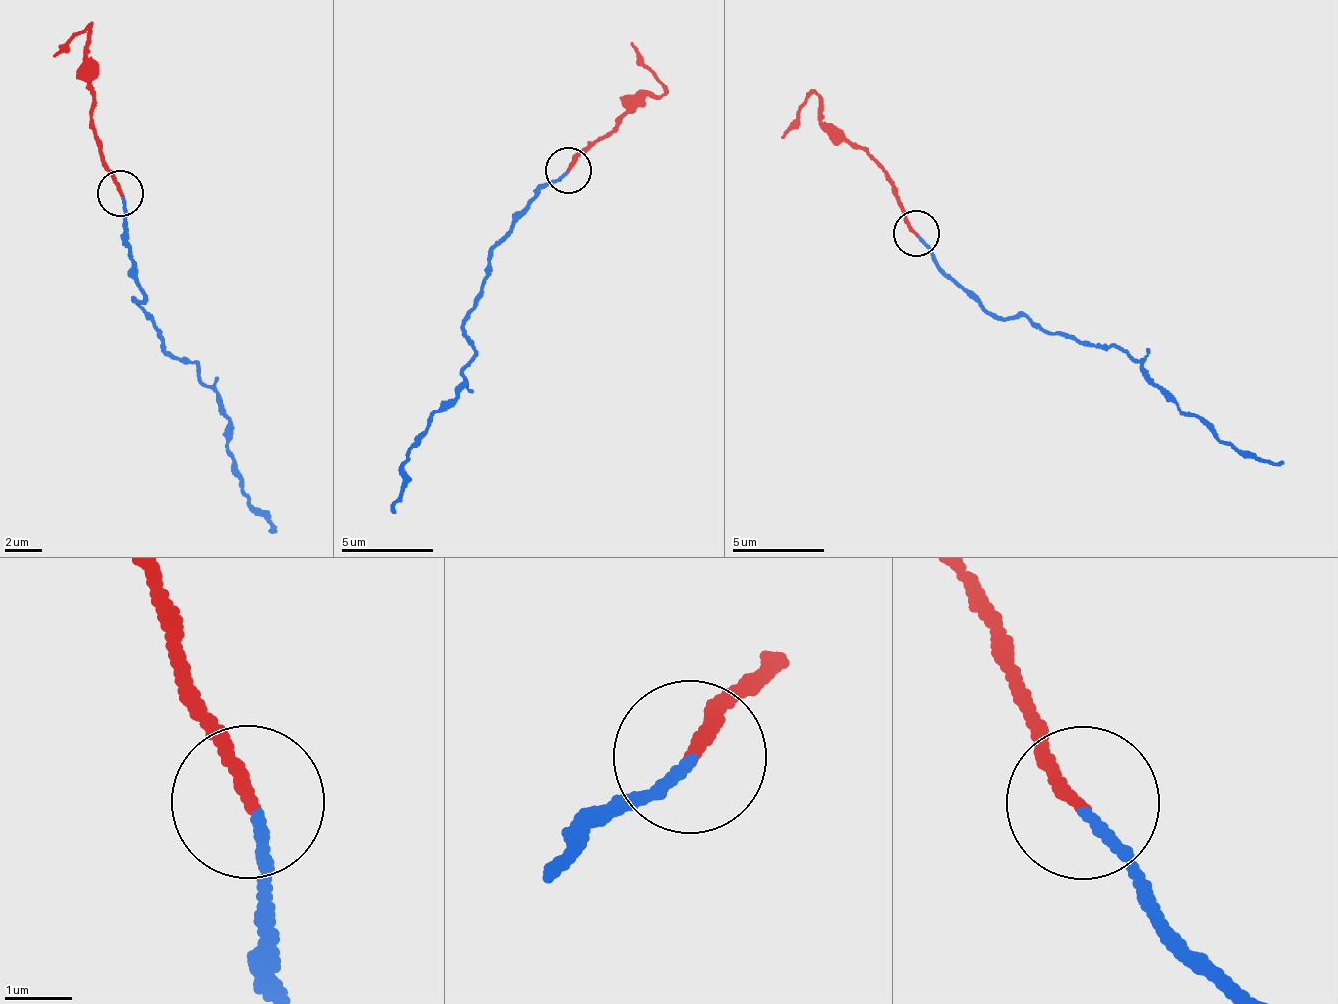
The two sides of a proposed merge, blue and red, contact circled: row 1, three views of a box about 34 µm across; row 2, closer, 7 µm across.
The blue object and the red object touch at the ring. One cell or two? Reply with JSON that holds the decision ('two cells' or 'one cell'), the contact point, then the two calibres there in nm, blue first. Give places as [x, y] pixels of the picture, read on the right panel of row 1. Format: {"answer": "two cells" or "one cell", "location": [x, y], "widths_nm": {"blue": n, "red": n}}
{"answer": "two cells", "location": [916, 233], "widths_nm": {"blue": 140, "red": 180}}

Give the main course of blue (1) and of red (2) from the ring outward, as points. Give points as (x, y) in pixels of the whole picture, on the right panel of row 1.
1: (918, 236), (934, 266), (1002, 318), (1025, 314), (1042, 329), (1123, 346), (1220, 441), (1285, 463)
2: (918, 232), (882, 166), (822, 120), (812, 93), (781, 137)

